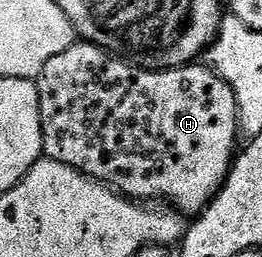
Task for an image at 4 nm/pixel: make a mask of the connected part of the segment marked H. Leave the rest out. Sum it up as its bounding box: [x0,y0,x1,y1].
[36,43,241,215]

